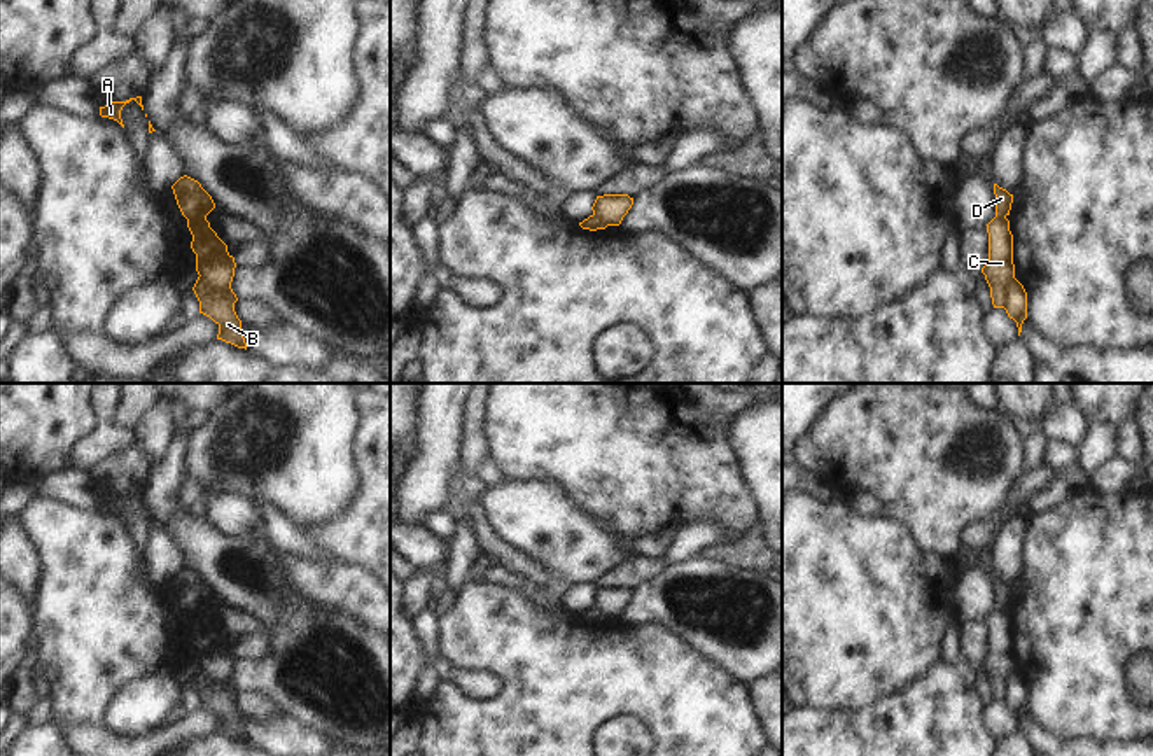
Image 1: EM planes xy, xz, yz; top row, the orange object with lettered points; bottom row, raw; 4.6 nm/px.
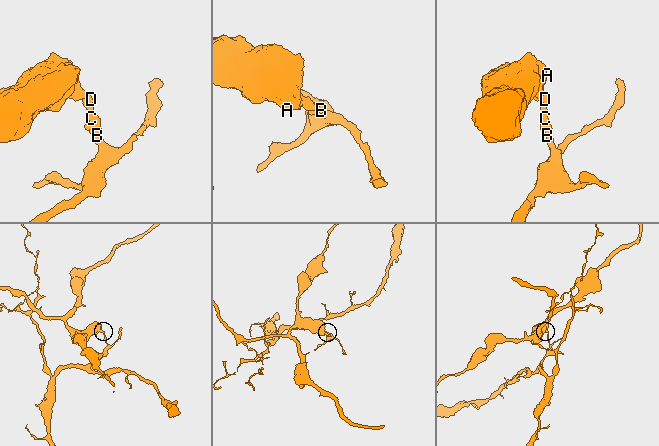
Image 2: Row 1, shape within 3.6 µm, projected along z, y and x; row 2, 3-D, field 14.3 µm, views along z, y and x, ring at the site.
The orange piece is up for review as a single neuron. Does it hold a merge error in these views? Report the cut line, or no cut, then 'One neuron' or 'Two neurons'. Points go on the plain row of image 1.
Split along xy (200, 667), (212, 683), (235, 693). Two neurons.

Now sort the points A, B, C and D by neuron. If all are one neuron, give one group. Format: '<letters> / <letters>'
A C D / B

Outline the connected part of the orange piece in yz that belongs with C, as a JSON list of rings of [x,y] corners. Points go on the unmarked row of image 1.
[[[994,576],[996,609],[987,616],[989,625],[989,653],[982,660],[990,679],[994,700],[1006,698],[1008,676],[1015,670],[1013,656],[1013,626],[1010,612],[1013,586]]]

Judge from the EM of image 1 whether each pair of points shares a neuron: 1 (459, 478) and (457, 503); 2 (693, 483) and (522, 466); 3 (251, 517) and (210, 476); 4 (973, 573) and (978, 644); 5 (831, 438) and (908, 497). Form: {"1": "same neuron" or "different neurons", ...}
{"1": "same neuron", "2": "same neuron", "3": "different neurons", "4": "same neuron", "5": "same neuron"}

